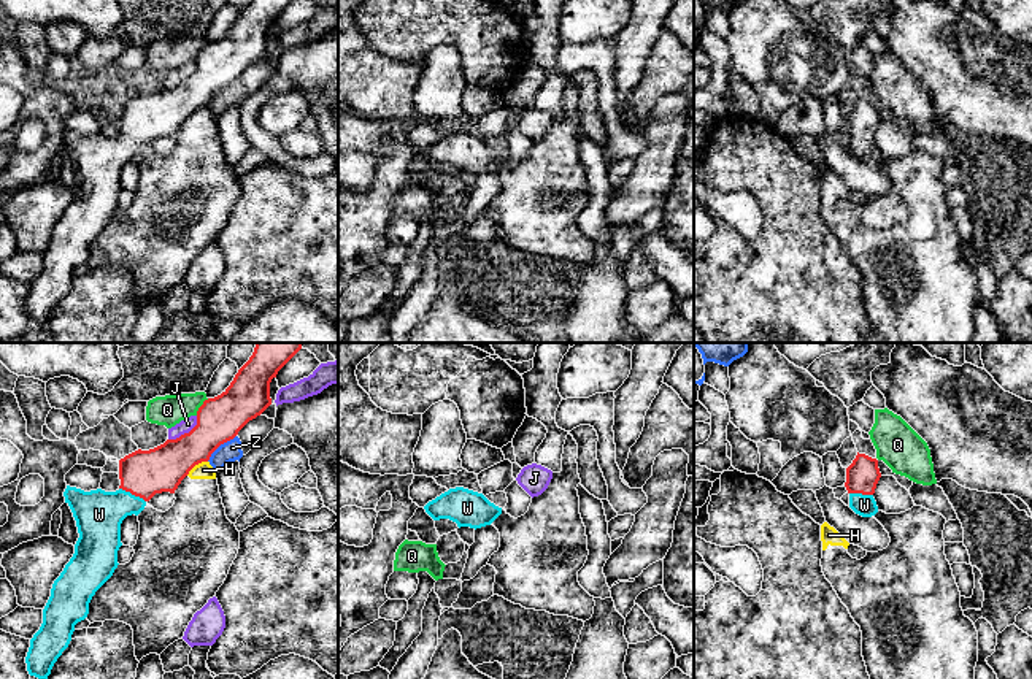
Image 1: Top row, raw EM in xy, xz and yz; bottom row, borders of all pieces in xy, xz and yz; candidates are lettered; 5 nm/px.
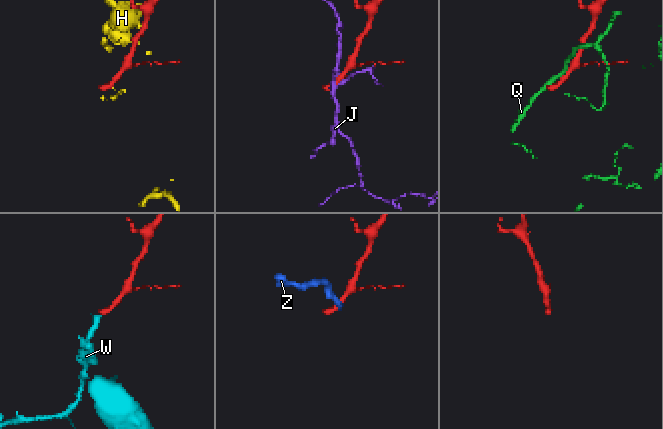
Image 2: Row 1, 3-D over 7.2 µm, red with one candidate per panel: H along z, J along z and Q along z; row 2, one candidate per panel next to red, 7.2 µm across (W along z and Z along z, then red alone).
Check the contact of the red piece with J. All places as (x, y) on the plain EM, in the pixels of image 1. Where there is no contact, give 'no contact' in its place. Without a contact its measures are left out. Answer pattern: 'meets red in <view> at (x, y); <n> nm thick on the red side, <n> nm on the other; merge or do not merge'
meets red in xy at (186, 78); 240 nm thick on the red side, 70 nm on the other; do not merge

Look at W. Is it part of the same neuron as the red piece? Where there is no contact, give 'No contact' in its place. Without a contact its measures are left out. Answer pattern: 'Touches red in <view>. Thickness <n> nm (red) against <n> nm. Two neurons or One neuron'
Touches red in xy. Thickness 240 nm (red) against 240 nm. One neuron

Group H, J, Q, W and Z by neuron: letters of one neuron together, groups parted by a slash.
H / J / Q / W / Z

